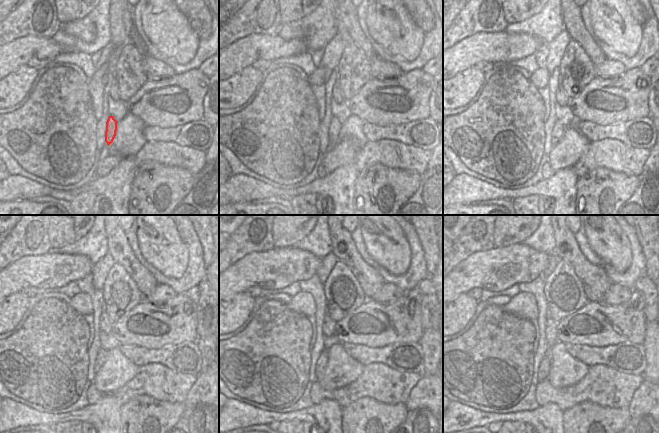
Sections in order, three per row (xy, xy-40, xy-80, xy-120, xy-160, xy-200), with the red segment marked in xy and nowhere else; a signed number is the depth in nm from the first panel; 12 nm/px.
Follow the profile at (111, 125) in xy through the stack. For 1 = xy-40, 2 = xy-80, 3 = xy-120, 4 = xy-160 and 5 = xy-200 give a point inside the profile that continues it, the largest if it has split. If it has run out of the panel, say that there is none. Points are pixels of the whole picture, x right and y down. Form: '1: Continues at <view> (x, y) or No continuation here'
1: Continues at xy-40 (334, 130)
2: Continues at xy-80 (558, 129)
3: Continues at xy-120 (102, 356)
4: Continues at xy-160 (323, 359)
5: Continues at xy-200 (543, 370)

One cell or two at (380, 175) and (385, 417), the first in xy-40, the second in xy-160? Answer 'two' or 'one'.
one

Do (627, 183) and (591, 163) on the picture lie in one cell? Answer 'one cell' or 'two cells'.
two cells

